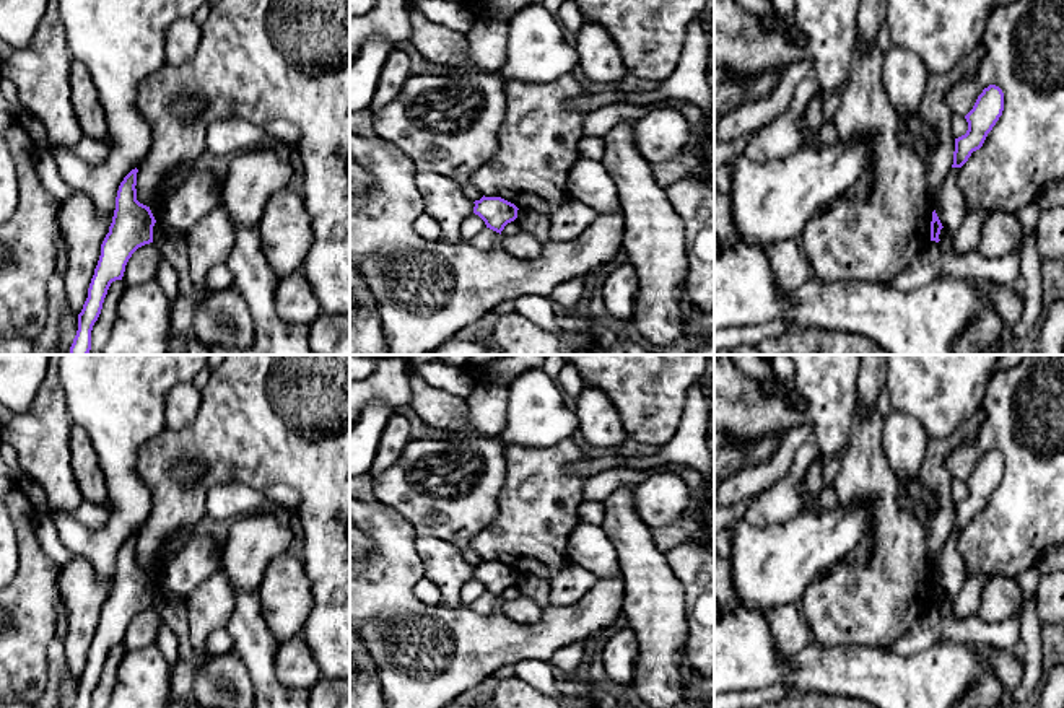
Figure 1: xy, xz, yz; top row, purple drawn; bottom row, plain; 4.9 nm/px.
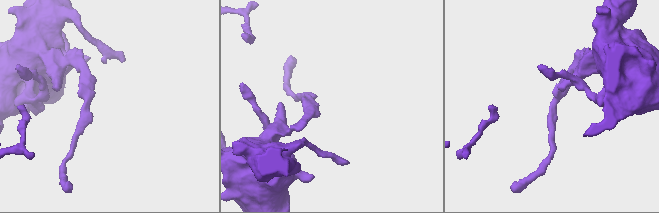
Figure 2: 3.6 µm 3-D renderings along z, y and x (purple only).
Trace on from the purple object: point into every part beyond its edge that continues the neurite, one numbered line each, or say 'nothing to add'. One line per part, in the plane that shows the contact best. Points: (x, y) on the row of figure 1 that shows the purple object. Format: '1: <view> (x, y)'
nothing to add

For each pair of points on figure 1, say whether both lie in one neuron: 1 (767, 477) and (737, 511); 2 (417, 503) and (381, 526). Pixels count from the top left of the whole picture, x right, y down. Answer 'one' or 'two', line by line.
1: two
2: two

